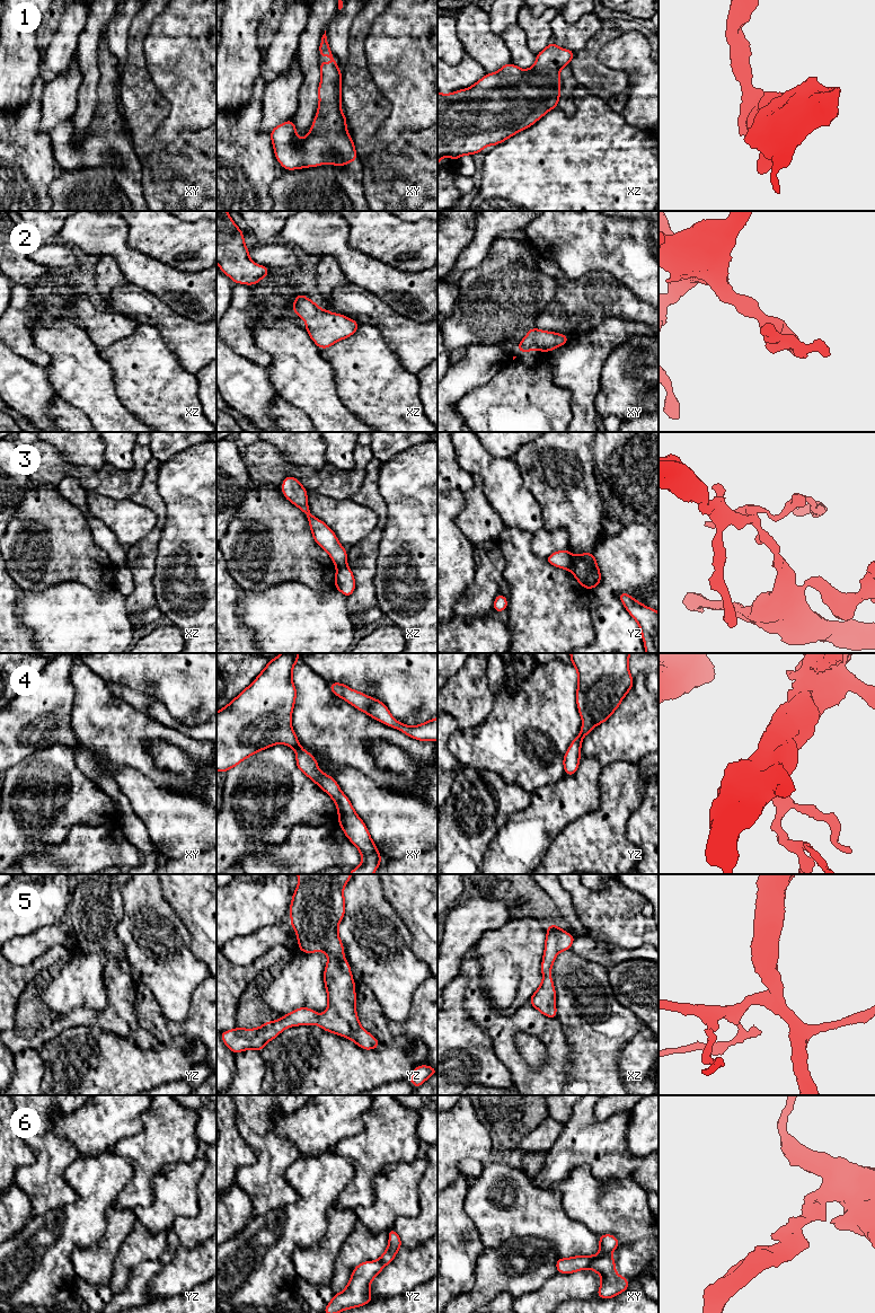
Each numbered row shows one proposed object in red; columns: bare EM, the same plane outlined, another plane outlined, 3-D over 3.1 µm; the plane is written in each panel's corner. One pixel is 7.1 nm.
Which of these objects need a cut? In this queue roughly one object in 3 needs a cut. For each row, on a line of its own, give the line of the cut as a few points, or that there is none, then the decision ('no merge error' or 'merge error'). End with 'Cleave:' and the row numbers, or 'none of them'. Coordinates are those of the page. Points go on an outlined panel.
1: cut none; no merge error
2: cut none; no merge error
3: cut yz (573, 556), (573, 565), (569, 570); merge error
4: cut none; no merge error
5: cut none; no merge error
6: cut xy (609, 1253), (597, 1257), (588, 1267); merge error
Cleave: 3, 6

